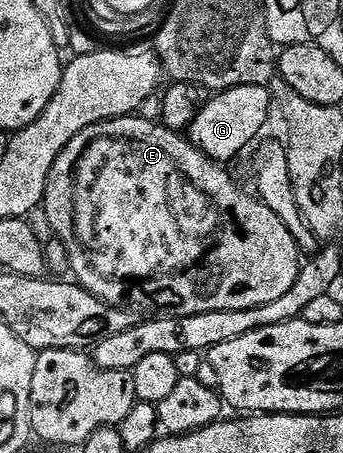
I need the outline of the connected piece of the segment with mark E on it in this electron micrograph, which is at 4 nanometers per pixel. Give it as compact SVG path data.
M141 116L112 117L110 121L100 121L79 131L79 135L75 135L75 139L71 139L71 143L67 143L67 147L63 147L59 159L55 159L55 167L51 167L51 175L47 179L45 188L43 210L45 209L45 217L49 220L50 227L53 228L52 236L60 239L67 247L67 255L71 259L71 274L75 278L76 284L84 287L91 295L103 299L108 305L128 307L133 311L146 309L149 312L146 314L149 315L161 315L166 312L165 292L169 289L168 312L175 317L186 317L191 315L191 301L199 299L199 293L225 293L227 249L223 249L223 247L219 249L219 245L223 245L221 241L229 241L229 239L225 239L225 237L221 239L221 233L215 233L215 231L217 229L221 231L223 227L233 225L233 229L237 233L235 239L237 237L261 239L261 283L255 285L259 289L249 299L247 307L263 307L267 303L275 303L275 299L283 299L283 295L287 295L287 291L291 291L291 283L295 283L303 264L303 254L297 248L291 231L287 231L287 227L283 227L283 219L279 219L279 215L275 215L275 211L271 211L271 207L264 205L260 197L252 192L244 193L237 186L236 179L225 170L228 168L222 162L213 161L207 155L203 155L203 151L199 151L189 142L188 136L182 135L178 130L168 129L160 120L148 121L147 118Z

